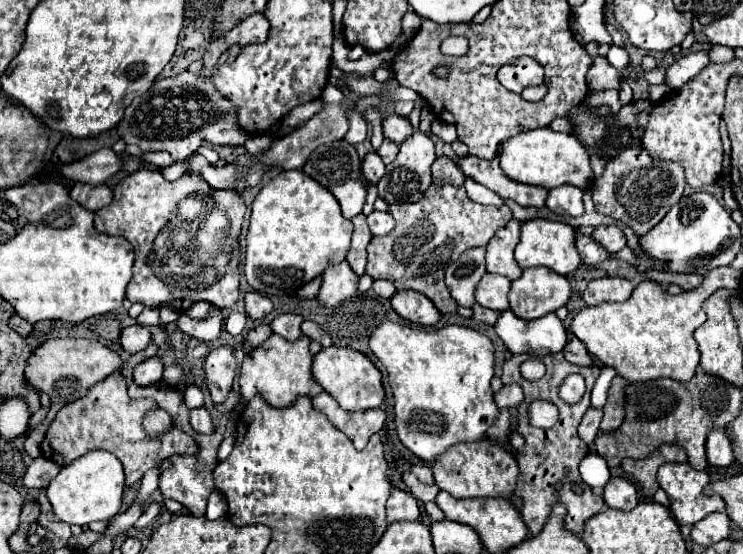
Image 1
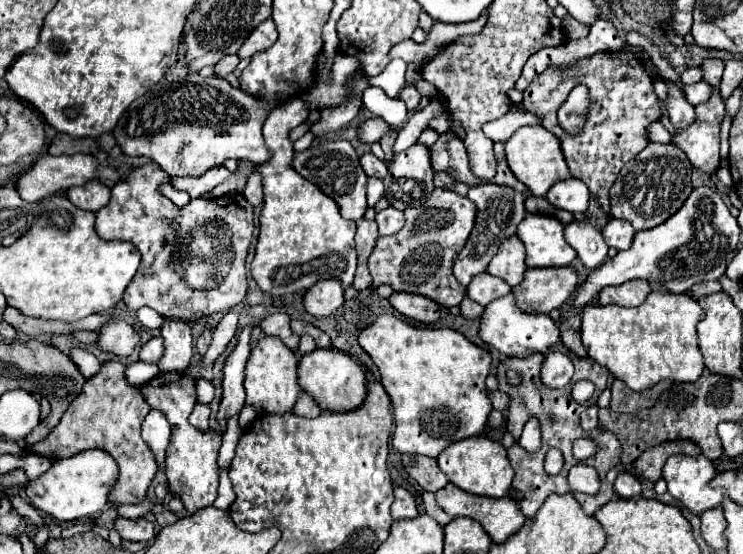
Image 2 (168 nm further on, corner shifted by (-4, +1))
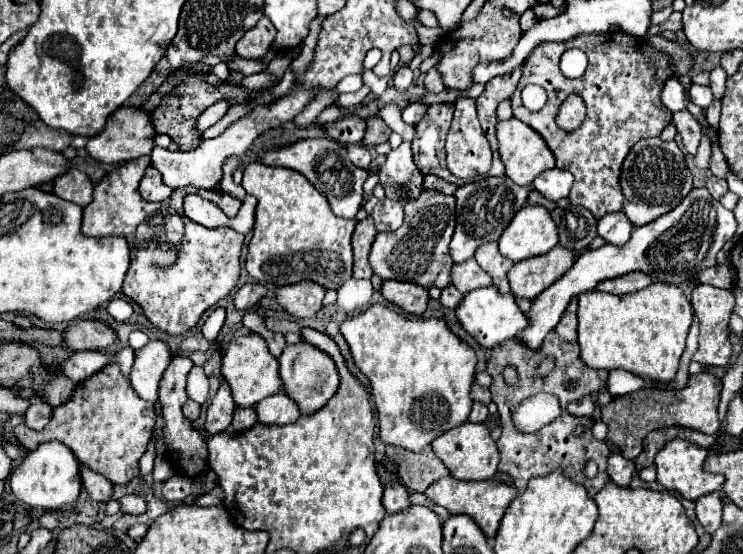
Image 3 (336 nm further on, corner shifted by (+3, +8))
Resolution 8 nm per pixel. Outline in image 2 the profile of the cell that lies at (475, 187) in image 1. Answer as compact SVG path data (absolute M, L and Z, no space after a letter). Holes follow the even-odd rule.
M479 184L479 186L473 186L469 188L469 194L467 194L469 200L473 200L473 204L477 206L477 216L475 216L475 226L467 238L467 244L465 248L459 252L459 258L455 260L455 266L453 266L453 274L455 278L467 286L471 282L471 278L479 272L485 272L487 270L487 262L493 258L493 254L497 252L499 244L505 240L505 238L511 238L519 226L519 222L525 218L525 196L513 188L507 188L507 186L499 186L499 184Z

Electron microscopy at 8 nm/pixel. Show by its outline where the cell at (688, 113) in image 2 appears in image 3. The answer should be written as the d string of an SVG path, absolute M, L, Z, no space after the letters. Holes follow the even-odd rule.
M686 109L678 111L678 113L672 113L672 123L676 125L678 133L682 135L686 151L690 155L694 155L696 149L698 149L698 143L702 139L702 127L700 127L700 123Z

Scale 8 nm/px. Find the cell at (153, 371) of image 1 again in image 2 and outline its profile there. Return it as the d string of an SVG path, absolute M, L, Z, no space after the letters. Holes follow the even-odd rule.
M157 336L157 338L151 338L147 344L141 346L139 350L139 358L145 360L145 362L151 362L151 364L157 364L159 358L163 354L163 338Z

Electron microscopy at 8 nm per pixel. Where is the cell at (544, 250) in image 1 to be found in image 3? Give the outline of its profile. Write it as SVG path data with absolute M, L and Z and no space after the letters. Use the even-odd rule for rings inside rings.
M526 205L498 239L500 253L508 259L524 261L548 253L558 245L558 229L544 207Z

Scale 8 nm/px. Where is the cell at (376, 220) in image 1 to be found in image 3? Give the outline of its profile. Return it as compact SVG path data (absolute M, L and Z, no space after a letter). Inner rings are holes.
M384 199L374 207L372 219L374 219L378 231L396 231L402 225L402 219L404 219L402 205L398 201Z

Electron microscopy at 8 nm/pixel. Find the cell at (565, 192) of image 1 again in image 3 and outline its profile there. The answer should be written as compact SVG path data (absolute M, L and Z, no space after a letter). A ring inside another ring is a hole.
M554 167L554 169L544 171L542 175L538 175L538 179L536 179L532 185L534 185L534 189L538 189L546 199L558 201L558 199L570 195L572 183L574 183L574 175L572 175L570 171L564 171L564 169L556 169L556 167Z

